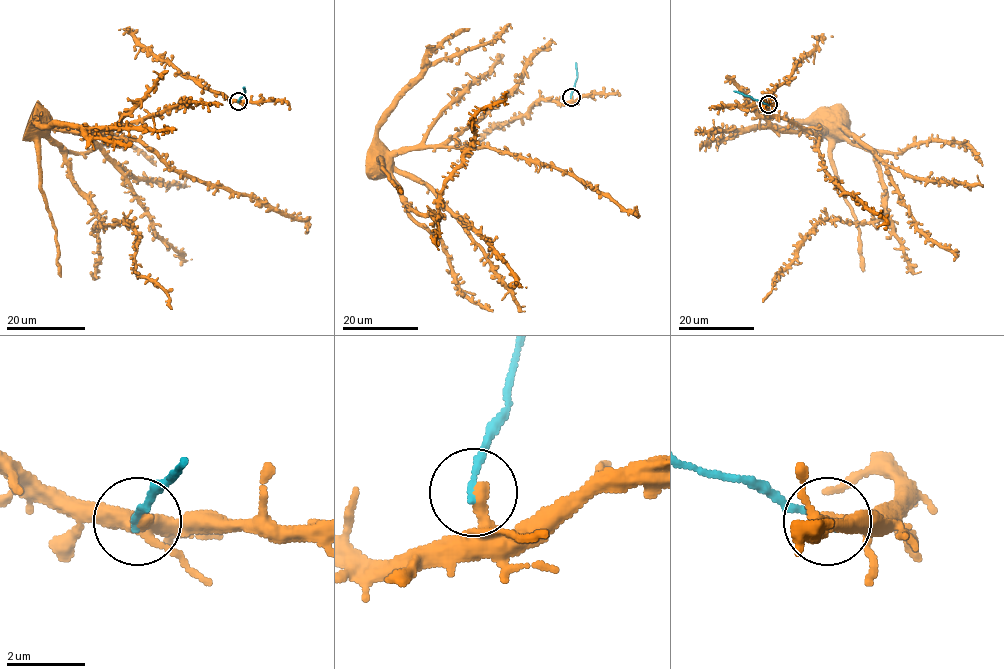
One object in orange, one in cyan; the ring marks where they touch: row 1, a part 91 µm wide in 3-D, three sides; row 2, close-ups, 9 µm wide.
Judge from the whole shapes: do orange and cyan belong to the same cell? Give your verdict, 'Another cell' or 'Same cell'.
Another cell

